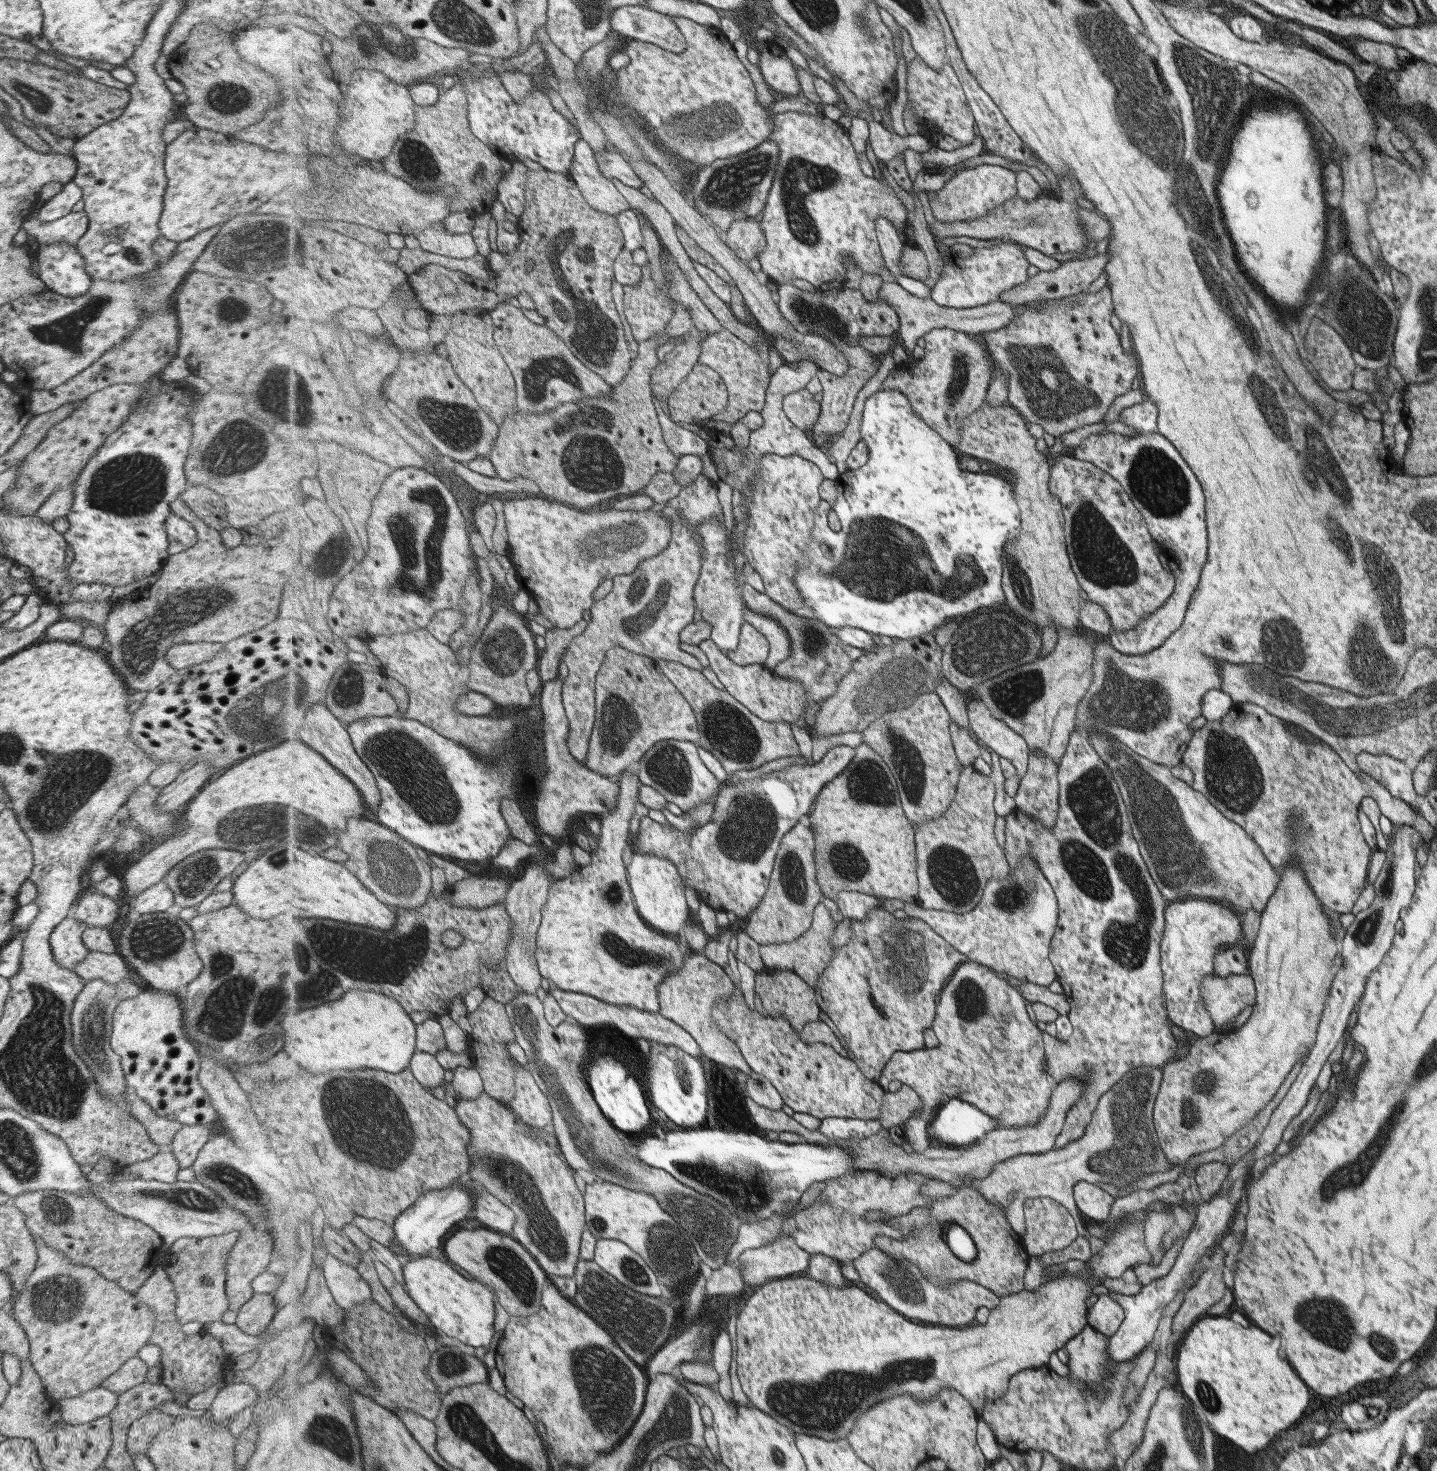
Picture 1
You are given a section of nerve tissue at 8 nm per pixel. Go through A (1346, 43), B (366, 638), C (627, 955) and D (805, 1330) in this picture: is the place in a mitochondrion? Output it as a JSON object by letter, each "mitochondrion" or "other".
{"A":"other","B":"other","C":"mitochondrion","D":"other"}

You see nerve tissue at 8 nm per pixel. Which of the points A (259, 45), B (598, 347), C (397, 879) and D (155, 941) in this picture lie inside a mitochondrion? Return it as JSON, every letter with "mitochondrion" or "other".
{"A":"other","B":"mitochondrion","C":"mitochondrion","D":"mitochondrion"}

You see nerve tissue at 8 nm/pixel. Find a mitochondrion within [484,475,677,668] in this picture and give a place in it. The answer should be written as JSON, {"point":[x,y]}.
{"point":[634,625]}

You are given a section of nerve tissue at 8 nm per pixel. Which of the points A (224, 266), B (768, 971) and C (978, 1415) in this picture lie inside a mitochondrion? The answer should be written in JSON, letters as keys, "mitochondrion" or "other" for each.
{"A":"mitochondrion","B":"other","C":"other"}

